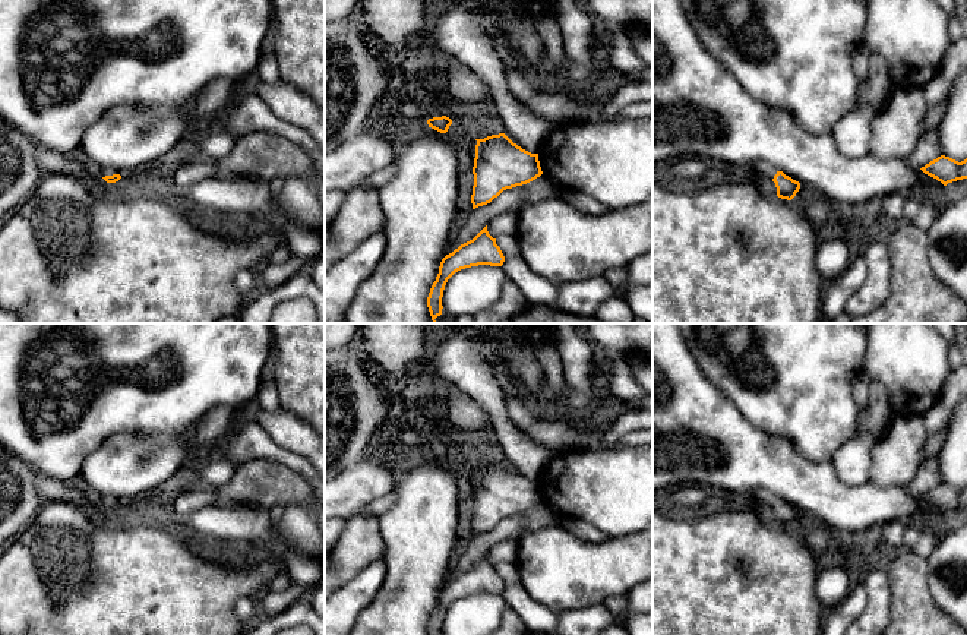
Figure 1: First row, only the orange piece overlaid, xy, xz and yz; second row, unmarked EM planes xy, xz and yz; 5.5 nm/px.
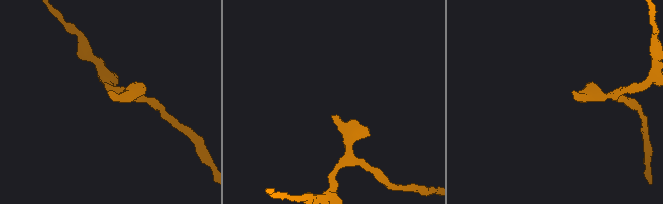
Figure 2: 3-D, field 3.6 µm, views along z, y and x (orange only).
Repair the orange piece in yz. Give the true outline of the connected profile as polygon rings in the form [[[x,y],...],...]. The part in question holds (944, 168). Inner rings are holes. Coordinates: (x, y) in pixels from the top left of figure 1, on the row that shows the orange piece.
[[[941,155],[920,170],[947,186],[948,183],[967,179],[967,158],[958,162],[949,157]]]

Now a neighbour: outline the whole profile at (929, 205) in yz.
[[[941,186],[932,192],[922,192],[917,195],[920,200],[920,212],[914,218],[913,224],[920,230],[928,231],[938,218],[939,212],[944,209],[939,203],[944,189],[945,186]]]

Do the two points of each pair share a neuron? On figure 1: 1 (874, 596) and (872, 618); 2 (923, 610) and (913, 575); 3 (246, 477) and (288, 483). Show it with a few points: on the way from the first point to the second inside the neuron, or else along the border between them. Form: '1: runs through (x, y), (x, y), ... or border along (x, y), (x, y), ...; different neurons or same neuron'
1: runs through (874, 602), (874, 612); same neuron
2: runs through (915, 602), (913, 584); same neuron
3: runs through (256, 483), (278, 483); same neuron

